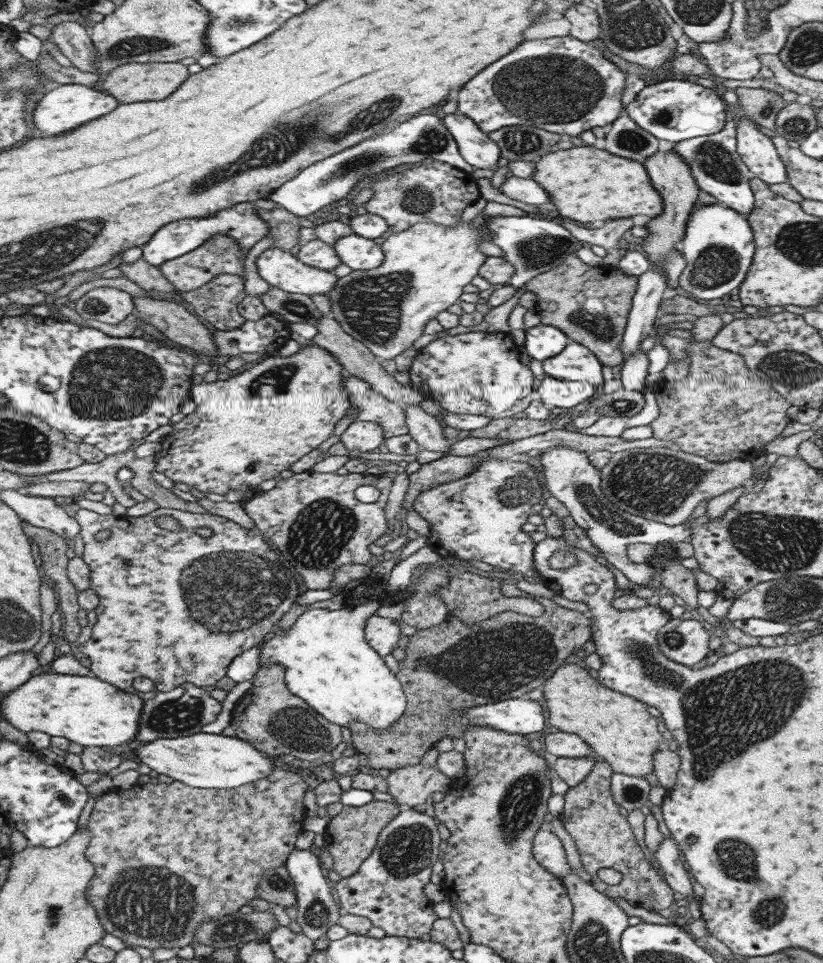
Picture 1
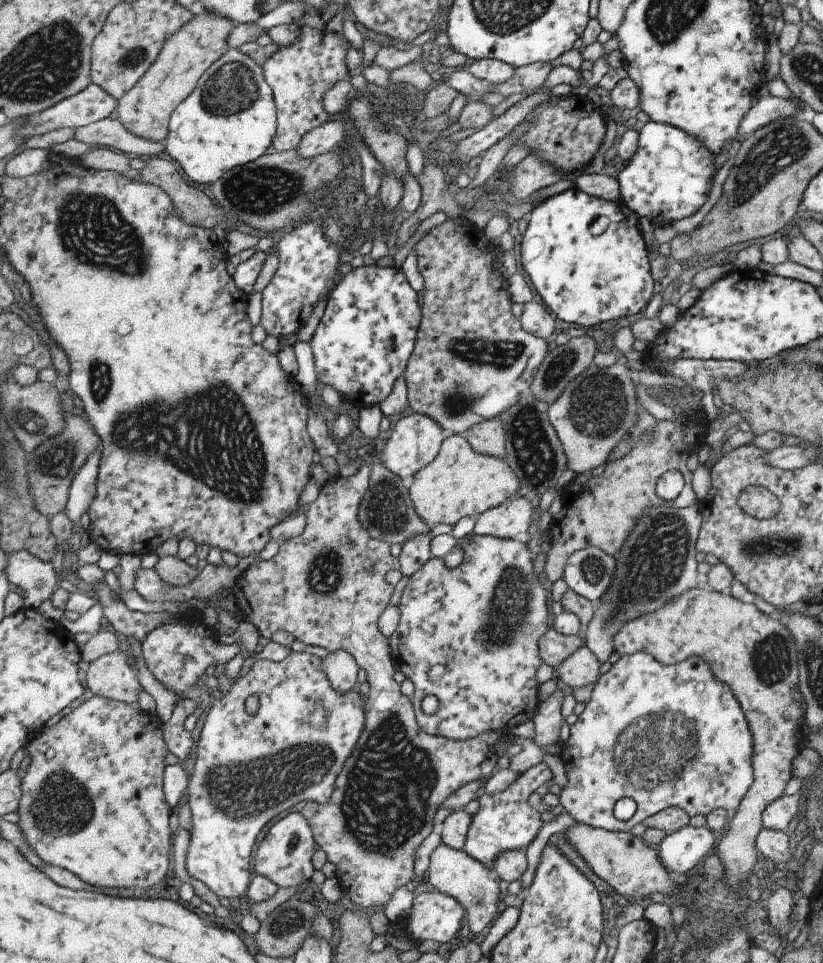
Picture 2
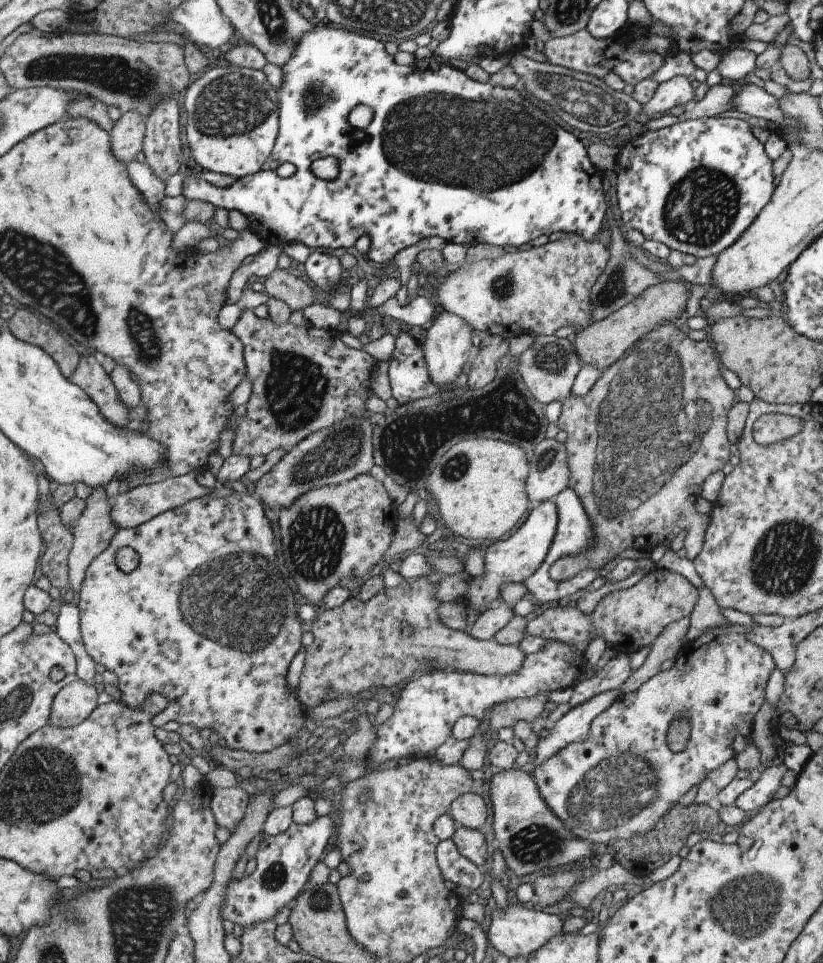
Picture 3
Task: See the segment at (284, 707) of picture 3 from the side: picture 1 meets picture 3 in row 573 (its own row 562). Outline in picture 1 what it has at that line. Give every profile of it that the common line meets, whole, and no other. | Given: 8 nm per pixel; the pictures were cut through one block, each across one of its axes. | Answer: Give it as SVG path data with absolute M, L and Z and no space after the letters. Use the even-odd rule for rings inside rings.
M159 507L144 516L131 518L127 518L122 514L121 517L117 516L117 518L112 515L99 515L91 510L81 508L72 517L80 526L79 534L83 541L81 559L89 567L88 587L97 594L98 598L97 607L94 609L96 622L91 626L89 638L83 643L76 643L74 650L78 650L81 654L85 654L89 658L90 664L88 670L95 678L99 678L103 682L111 683L111 685L128 693L134 692L144 701L153 698L155 692L133 691L131 681L136 676L149 678L153 682L155 689L159 692L173 690L182 683L191 683L196 687L214 686L219 678L225 676L225 670L235 656L239 656L241 652L253 648L255 644L262 642L263 638L271 633L273 626L289 610L291 604L293 604L298 596L297 586L293 585L292 575L289 570L281 564L277 554L263 541L262 535L255 528L247 530L247 528L243 528L226 518L209 513L188 513L187 511L162 509ZM161 514L171 516L179 524L179 530L169 531L155 525L155 518L159 518ZM199 528L209 530L211 535L203 538L199 533L195 533L195 530L199 530ZM101 530L109 530L109 536L105 540L95 540L95 534L101 532Z

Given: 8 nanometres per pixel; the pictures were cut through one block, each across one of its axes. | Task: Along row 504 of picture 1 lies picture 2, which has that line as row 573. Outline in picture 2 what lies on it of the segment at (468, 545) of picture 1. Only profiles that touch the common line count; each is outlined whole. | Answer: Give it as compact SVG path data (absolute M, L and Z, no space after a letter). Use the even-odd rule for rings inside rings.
M476 535L461 537L458 546L463 551L461 562L451 568L445 564L443 557L429 557L412 575L409 576L398 601L400 617L397 628L391 636L388 636L388 651L394 670L399 670L405 678L414 684L414 692L410 697L417 726L428 735L437 735L453 740L463 740L477 736L485 731L501 731L507 734L507 730L516 724L529 720L538 707L537 688L534 674L536 668L542 663L538 655L539 637L547 628L547 611L545 606L545 586L541 580L533 578L533 553L530 546L516 539L500 539L491 535ZM428 694L438 699L437 711L431 715L425 715L419 704Z

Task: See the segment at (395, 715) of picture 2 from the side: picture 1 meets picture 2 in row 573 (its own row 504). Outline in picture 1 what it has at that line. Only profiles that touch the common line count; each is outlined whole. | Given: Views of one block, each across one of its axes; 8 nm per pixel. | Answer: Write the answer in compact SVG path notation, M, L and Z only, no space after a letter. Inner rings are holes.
M306 471L293 473L287 480L278 478L269 485L267 492L262 492L243 502L241 505L247 517L251 518L255 529L276 546L281 554L289 560L293 568L303 579L306 590L325 590L333 580L333 572L346 564L366 565L371 560L367 546L387 530L385 504L392 479L385 475L347 474L338 476L335 473L319 473ZM361 485L371 485L379 492L373 503L361 503L353 497L353 491Z

